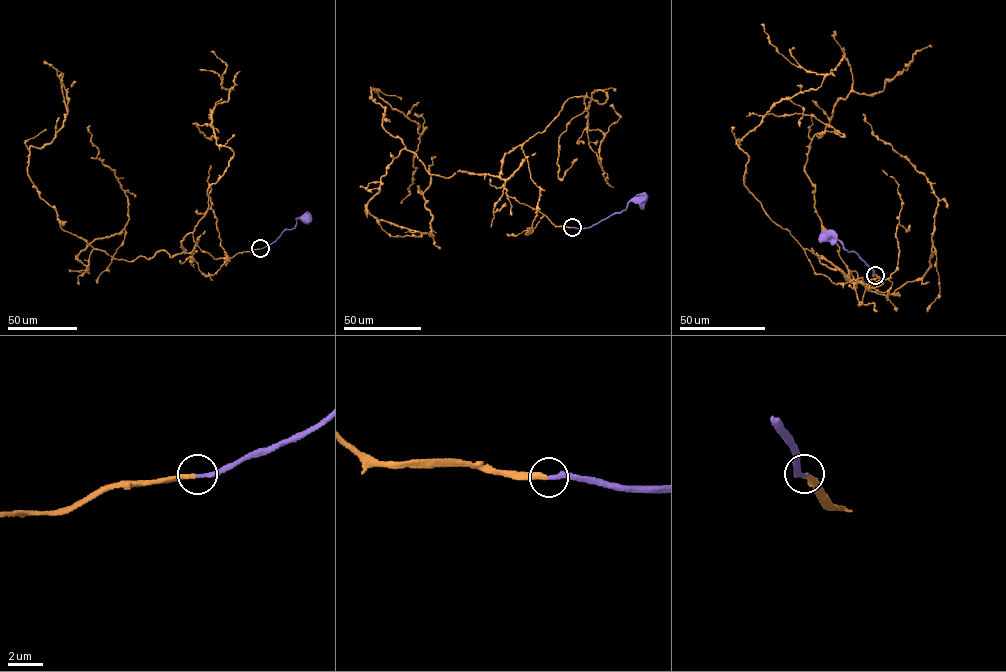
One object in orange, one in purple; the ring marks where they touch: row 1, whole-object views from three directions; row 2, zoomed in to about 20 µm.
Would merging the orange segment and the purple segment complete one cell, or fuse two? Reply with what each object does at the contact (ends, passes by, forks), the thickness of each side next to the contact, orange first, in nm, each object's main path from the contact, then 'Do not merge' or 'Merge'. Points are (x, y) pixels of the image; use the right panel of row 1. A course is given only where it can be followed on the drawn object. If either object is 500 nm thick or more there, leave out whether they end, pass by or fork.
At the ring orange ends. At the ring purple ends. Thickness 280 nm (orange) against 240 nm. Course of orange: (875, 275), (814, 272), (805, 249), (863, 282), (822, 231), (809, 145), (837, 102), (881, 92), (932, 46). Course of purple: (875, 275), (855, 252), (847, 250), (837, 239), (825, 236). Merge

